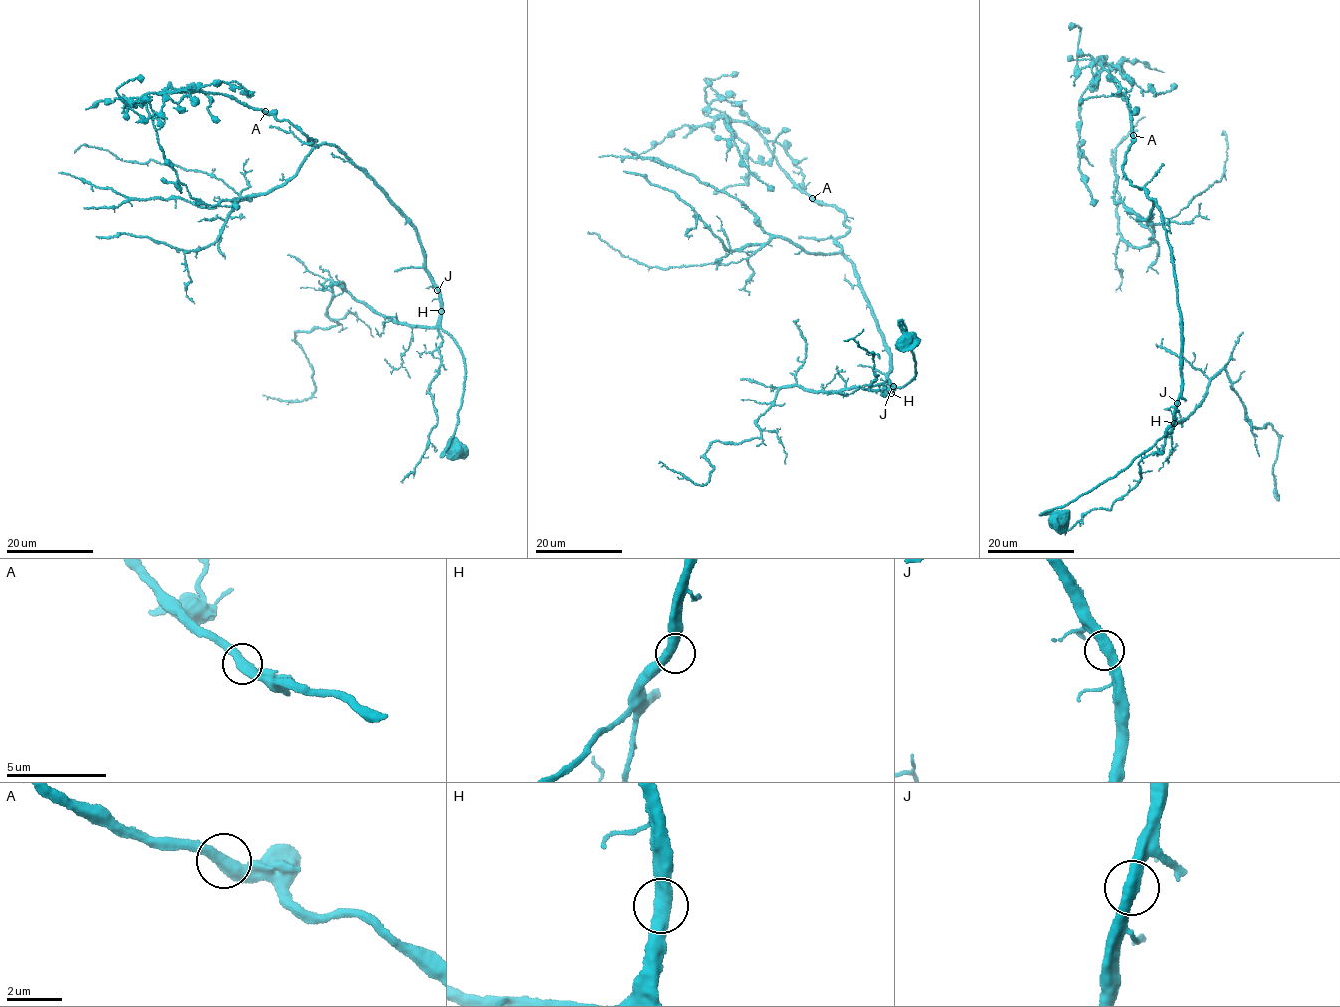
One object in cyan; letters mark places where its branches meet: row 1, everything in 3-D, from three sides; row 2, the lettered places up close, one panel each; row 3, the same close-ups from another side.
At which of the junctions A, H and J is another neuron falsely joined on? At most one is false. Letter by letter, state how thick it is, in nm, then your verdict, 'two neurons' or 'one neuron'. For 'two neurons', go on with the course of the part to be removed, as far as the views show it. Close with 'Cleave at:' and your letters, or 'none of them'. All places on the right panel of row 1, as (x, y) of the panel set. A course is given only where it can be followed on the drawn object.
A: 460 nm | one neuron
H: 440 nm | one neuron
J: 440 nm | one neuron
Cleave at: none of them

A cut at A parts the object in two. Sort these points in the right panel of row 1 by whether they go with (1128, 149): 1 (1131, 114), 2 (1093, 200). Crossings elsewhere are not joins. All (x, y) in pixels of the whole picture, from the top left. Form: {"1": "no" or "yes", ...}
{"1": "no", "2": "no"}

